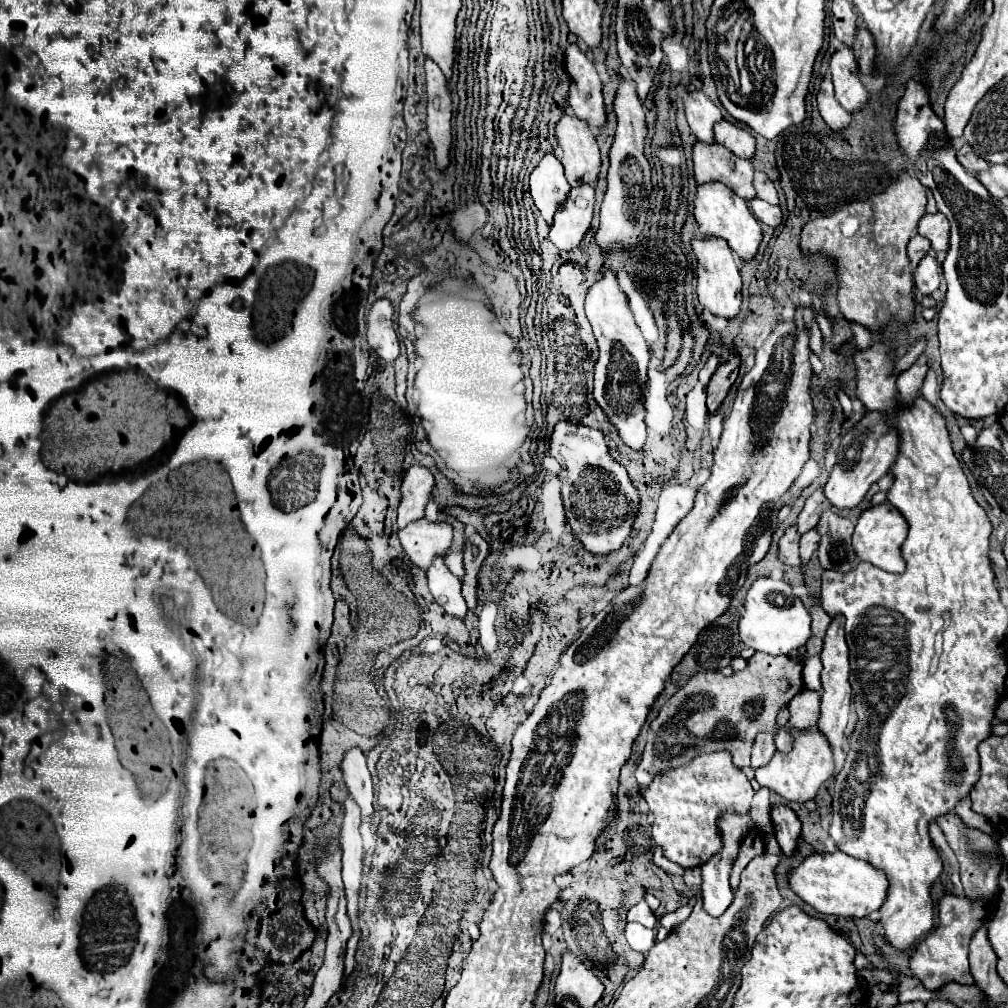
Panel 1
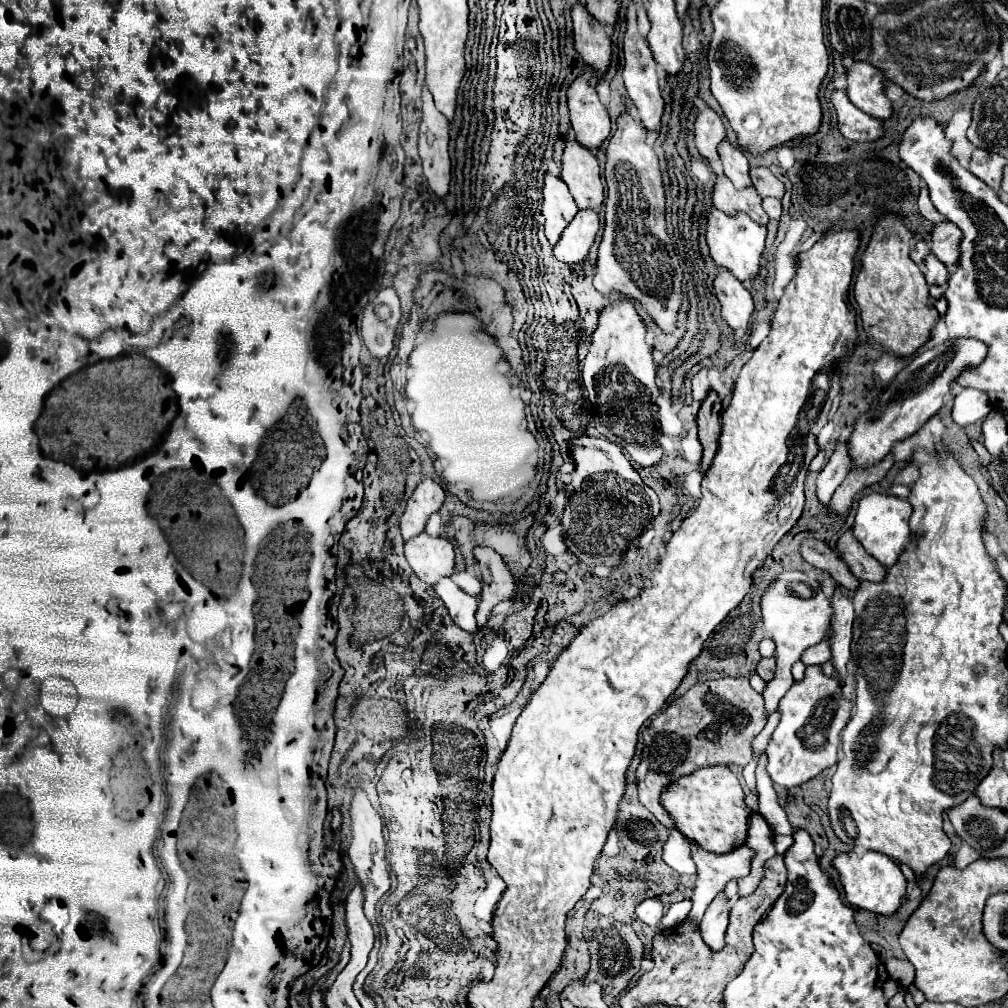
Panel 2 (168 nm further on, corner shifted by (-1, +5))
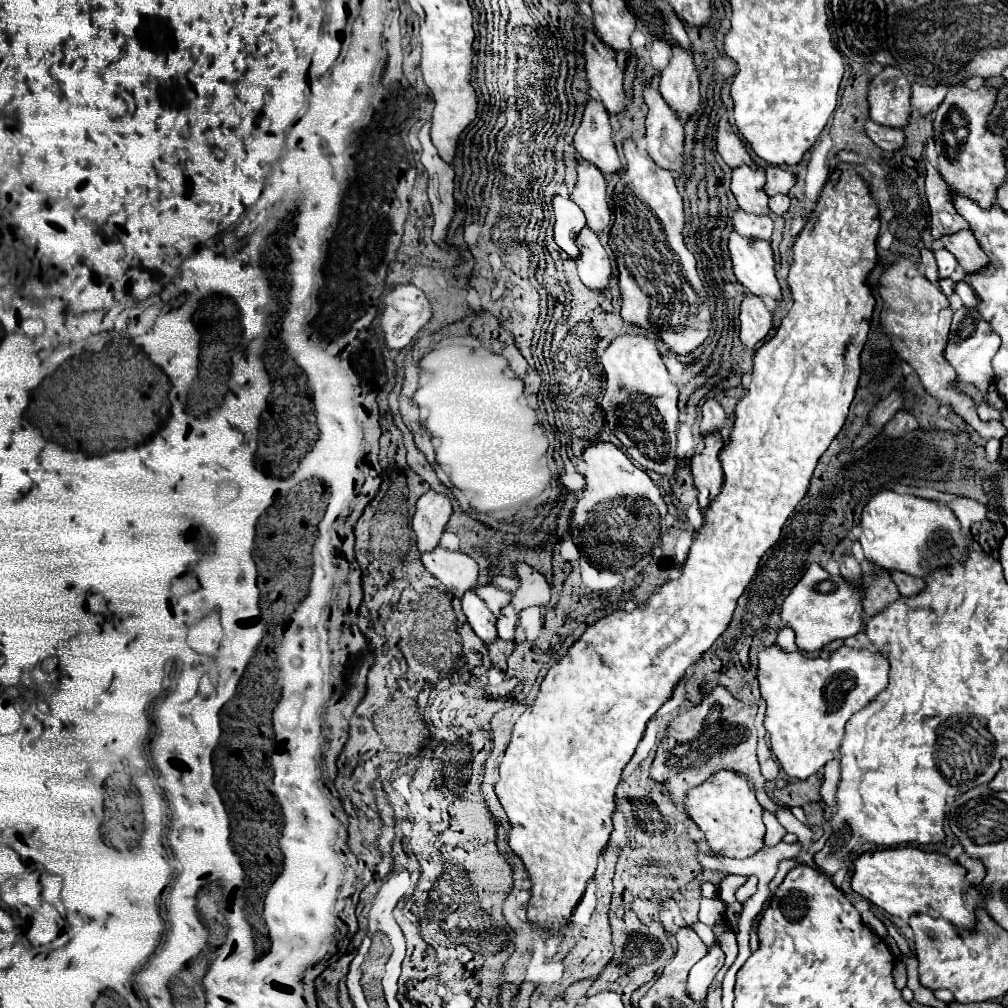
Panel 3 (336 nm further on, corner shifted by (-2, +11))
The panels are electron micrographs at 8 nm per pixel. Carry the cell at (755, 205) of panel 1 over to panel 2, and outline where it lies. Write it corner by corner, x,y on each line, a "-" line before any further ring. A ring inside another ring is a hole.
765,198
763,200
763,208
765,208
769,218
773,218
773,220
781,218
781,200
777,200
777,198

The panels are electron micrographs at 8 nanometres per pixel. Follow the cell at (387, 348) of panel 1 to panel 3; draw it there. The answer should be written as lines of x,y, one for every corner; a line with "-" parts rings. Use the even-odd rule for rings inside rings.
400,284
394,290
388,290
382,298
382,312
378,324
386,334
388,348
402,350
416,342
420,330
432,318
432,306
426,294
408,284

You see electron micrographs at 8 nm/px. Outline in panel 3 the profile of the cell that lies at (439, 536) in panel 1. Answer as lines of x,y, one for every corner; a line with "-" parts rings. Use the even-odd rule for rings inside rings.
436,548
434,552
422,554
422,564
456,598
462,598
464,592
476,588
478,564
468,554
450,552
446,548

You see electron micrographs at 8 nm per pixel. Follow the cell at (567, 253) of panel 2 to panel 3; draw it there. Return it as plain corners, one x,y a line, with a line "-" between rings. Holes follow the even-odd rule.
588,226
580,232
578,244
580,244
580,258
576,258
576,266
580,280
598,294
606,292
610,288
610,276
612,276
610,256
606,254
598,236

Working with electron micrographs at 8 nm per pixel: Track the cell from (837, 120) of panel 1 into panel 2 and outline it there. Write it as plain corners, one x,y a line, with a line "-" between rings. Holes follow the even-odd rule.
833,90
831,94
831,104
837,112
837,126
839,132
855,142
865,142
865,140
875,140
883,134
881,122
877,118
867,116
853,104
849,104
849,98
845,96
843,90

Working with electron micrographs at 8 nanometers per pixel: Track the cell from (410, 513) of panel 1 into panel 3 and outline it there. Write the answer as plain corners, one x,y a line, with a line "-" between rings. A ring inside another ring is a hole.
428,490
420,496
416,514
412,520
412,530
416,534
416,546
420,552
432,552
440,546
442,532
452,516
452,506
448,496

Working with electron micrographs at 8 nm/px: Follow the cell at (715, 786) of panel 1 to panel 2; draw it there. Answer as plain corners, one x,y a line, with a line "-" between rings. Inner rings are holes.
725,764
701,768
675,780
675,784
663,788
661,804
675,828
707,852
727,854
747,838
747,820
751,812
745,806
745,794
737,776

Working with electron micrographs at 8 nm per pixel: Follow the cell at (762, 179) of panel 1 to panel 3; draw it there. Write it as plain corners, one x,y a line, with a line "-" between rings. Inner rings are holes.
766,166
766,194
776,196
776,194
788,194
790,188
794,186
796,178
790,170
784,170
780,166

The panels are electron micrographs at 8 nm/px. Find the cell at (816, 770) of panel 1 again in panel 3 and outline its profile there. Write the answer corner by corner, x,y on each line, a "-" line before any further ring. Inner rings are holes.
772,644
772,646
764,646
764,648
758,652
758,670
760,670
760,674
758,674
760,694
762,694
764,702
766,702
766,722
764,722
764,724
766,724
766,730
768,730
768,734
770,734
770,742
772,742
770,748
772,748
774,756
778,758
780,766
784,768
784,772
786,772
790,778
806,780
806,778
818,774
828,760
832,760
832,758
836,758
836,756
840,754
840,746
842,746
846,722
850,720
852,714
856,714
858,710
862,710
878,692
882,692
882,690
886,688
886,684
888,684
888,672
890,672
890,662
888,662
888,654
880,654
878,650
858,650
858,648
842,646
842,648
834,650
834,652
830,654
830,658
806,658
806,656
802,656
800,652
786,652
786,650
782,650
778,644

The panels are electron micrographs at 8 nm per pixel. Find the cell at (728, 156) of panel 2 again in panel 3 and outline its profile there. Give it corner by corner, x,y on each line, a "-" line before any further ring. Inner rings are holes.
748,166
734,168
732,174
732,194
738,206
748,214
770,214
768,194
764,192
766,176
762,170
752,170

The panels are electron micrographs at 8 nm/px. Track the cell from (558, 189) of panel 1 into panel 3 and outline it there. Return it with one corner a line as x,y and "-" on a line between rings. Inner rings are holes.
556,196
552,206
554,206
554,214
556,214
554,240
570,258
578,258
580,246
578,246
576,238
578,238
580,230
586,226
586,218
572,200
566,200
562,196

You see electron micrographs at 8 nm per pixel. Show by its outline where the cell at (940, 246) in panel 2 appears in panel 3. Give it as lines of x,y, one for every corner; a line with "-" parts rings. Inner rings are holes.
962,230
956,234
948,234
940,238
942,246
954,254
958,264
964,268
966,274
974,274
988,266
988,256
982,252
978,240
974,238
972,230

